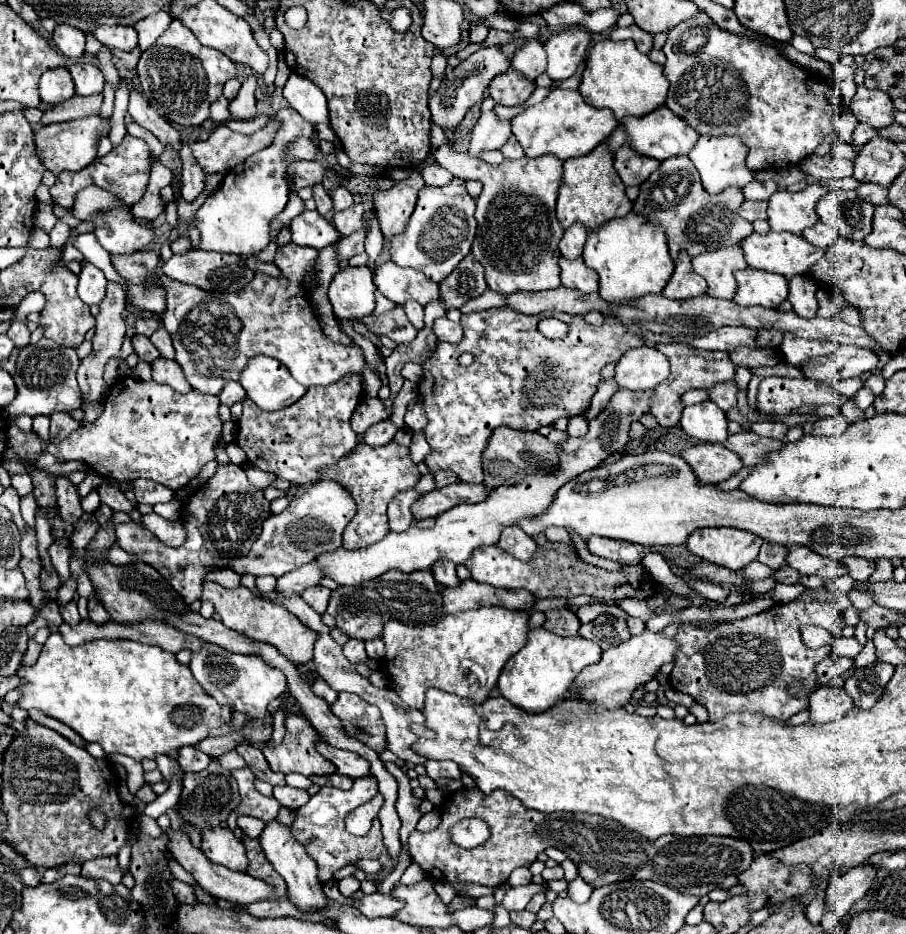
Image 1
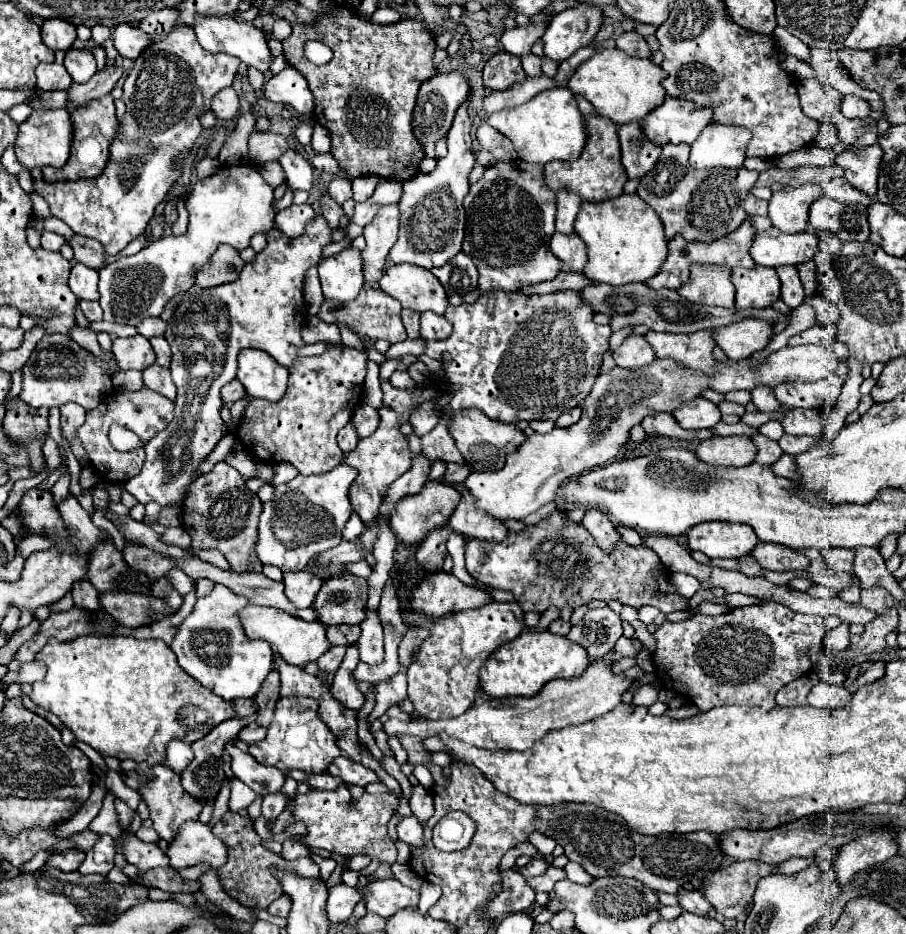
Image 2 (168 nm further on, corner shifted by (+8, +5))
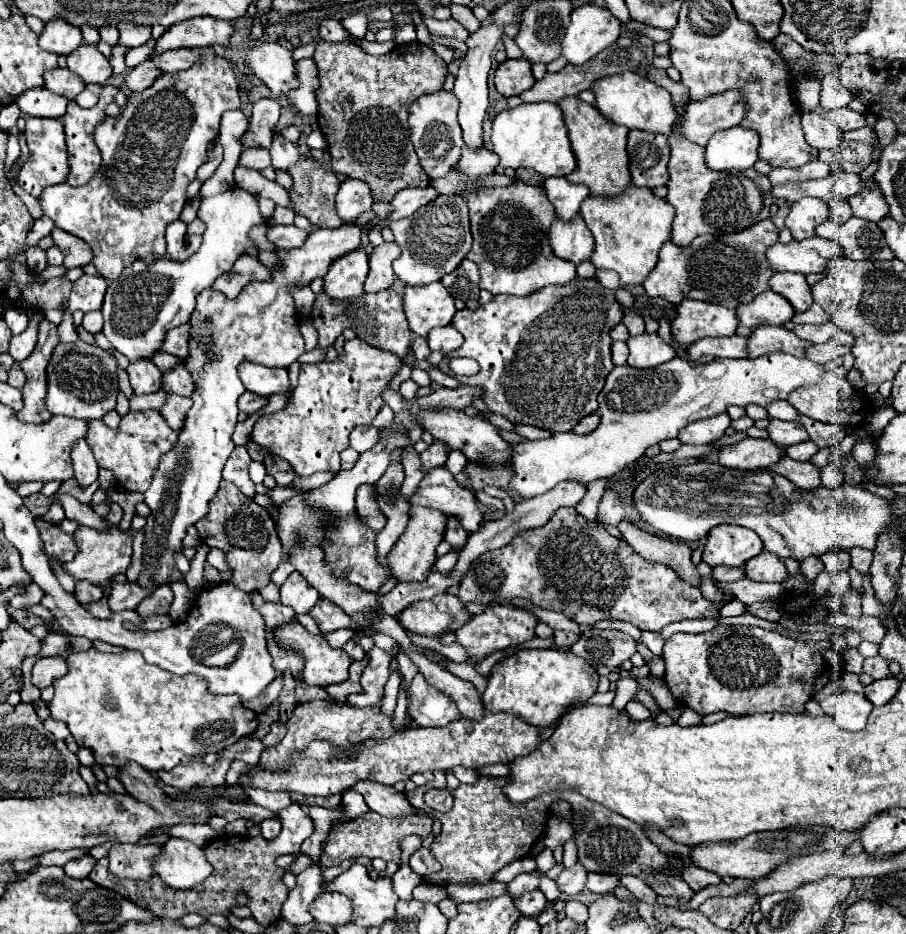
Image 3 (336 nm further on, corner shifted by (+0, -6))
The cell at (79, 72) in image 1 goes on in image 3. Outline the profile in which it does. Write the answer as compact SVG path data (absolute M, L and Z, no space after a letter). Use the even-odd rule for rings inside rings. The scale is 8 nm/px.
M83 43L67 57L67 67L77 73L85 83L103 85L113 75L109 59L95 45L87 43Z

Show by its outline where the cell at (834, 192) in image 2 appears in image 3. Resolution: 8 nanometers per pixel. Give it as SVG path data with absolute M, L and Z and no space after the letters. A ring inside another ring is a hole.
M831 201L829 209L831 209L831 219L837 223L847 223L853 215L847 201Z

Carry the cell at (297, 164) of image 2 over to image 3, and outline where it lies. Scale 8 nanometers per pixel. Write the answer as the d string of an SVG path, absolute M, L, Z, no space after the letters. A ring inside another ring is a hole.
M275 129L273 133L273 147L269 149L271 153L271 165L275 169L287 169L291 163L299 161L299 149L287 141L279 129Z

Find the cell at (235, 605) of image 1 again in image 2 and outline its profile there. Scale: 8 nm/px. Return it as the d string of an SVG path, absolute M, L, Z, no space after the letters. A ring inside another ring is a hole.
M249 604L245 610L241 610L239 620L241 620L243 630L249 636L249 640L259 640L259 638L267 640L273 646L273 650L277 650L277 654L293 666L303 666L307 662L315 662L329 648L325 628L319 622L305 622L305 620L291 616L287 612L281 612L277 608Z

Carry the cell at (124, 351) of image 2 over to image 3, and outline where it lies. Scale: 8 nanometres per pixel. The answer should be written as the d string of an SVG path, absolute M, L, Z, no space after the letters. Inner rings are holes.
M143 359L143 361L131 363L127 367L127 373L135 395L147 395L161 389L161 371L153 365L153 361Z

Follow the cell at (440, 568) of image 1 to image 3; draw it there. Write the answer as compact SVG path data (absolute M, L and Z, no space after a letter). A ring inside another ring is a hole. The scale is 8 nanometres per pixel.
M447 517L445 541L449 541L451 547L459 547L459 545L465 545L465 539L467 539L467 531L461 527L461 523L457 523L457 519Z

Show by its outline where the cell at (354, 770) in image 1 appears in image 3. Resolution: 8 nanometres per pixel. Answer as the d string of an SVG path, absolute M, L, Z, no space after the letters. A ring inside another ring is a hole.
M359 781L355 787L357 793L363 795L367 807L371 811L377 811L383 817L409 817L409 815L419 815L419 809L415 809L403 793L397 793L393 787L385 787L381 783L373 781Z

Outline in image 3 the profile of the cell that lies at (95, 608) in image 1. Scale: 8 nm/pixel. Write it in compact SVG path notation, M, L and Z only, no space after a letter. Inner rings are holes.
M77 583L75 595L77 595L77 601L85 605L85 603L99 601L103 597L103 591L101 591L101 587L93 587L93 583Z

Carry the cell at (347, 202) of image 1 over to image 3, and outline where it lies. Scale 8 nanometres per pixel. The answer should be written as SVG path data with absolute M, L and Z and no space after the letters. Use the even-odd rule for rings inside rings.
M345 179L337 193L337 213L343 221L357 219L363 211L373 205L373 197L369 185L357 179Z

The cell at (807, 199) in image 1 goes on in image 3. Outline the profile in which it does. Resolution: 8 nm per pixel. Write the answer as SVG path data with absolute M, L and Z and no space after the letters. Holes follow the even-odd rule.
M803 197L791 205L791 213L787 215L787 227L791 229L797 241L809 239L815 235L815 227L821 225L829 217L829 207L821 199Z

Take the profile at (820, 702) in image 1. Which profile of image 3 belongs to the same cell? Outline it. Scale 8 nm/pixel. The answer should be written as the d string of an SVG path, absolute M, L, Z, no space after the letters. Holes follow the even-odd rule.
M839 691L827 697L821 703L823 711L835 719L835 723L849 731L861 731L867 723L867 717L873 709L869 699L865 699L863 693L851 693L851 691Z

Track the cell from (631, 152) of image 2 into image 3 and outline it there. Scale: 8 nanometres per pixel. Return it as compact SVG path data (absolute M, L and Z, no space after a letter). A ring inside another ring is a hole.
M629 131L629 173L637 187L661 187L667 185L667 161L669 161L669 141L665 135L655 135L647 131Z

